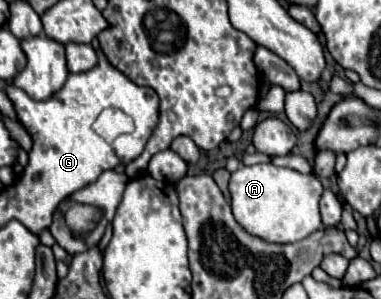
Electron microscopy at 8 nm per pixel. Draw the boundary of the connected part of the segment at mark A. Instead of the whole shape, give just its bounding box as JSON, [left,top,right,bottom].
[228,164,324,242]

